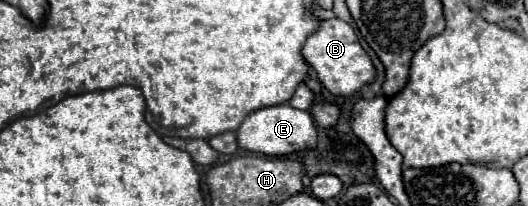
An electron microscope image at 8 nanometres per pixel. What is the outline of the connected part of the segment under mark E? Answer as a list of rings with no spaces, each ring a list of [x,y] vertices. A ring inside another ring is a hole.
[[[290,104],[268,106],[268,108],[260,108],[248,114],[242,126],[236,130],[236,136],[238,136],[240,148],[266,154],[266,156],[286,156],[286,154],[300,152],[306,148],[316,148],[316,142],[318,142],[318,130],[316,130],[312,112],[292,108]]]

